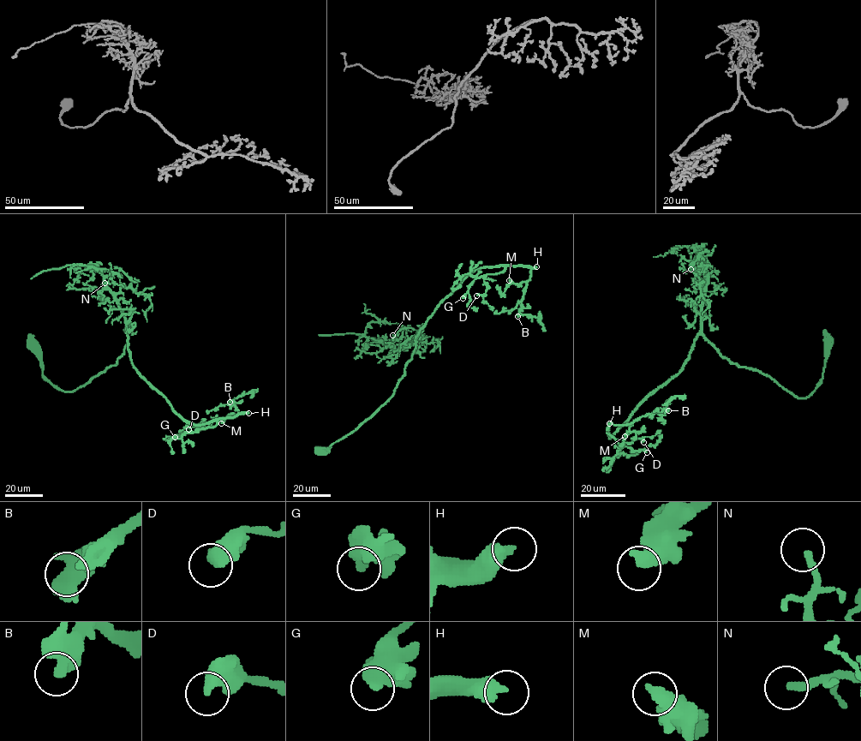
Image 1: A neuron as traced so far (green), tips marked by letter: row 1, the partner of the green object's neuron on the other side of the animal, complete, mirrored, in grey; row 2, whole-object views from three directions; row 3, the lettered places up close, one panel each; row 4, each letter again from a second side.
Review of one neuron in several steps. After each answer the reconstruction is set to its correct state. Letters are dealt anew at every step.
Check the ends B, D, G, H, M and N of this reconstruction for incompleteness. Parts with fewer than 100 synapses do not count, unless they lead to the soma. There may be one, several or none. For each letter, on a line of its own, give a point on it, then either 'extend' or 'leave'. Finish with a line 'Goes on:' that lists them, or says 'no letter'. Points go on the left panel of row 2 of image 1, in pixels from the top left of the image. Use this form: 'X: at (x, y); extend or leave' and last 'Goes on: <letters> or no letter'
B: at (230, 402); leave
D: at (188, 429); leave
G: at (175, 437); leave
H: at (248, 413); extend
M: at (221, 423); leave
N: at (104, 283); leave
Goes on: H

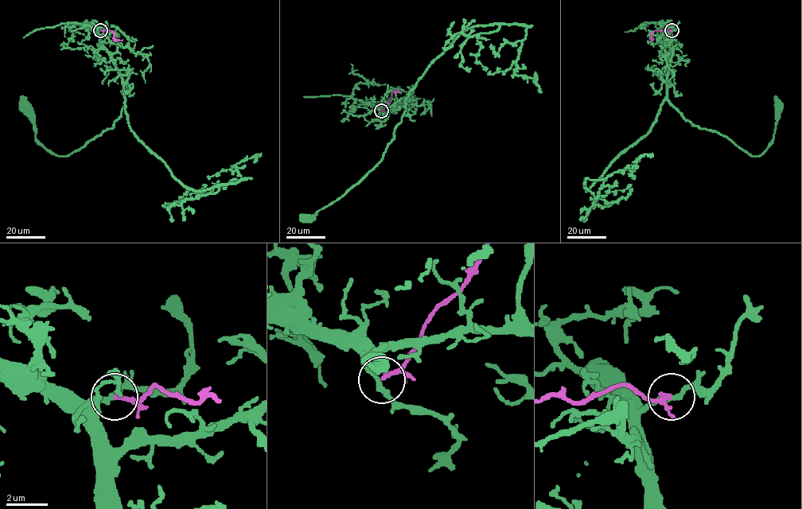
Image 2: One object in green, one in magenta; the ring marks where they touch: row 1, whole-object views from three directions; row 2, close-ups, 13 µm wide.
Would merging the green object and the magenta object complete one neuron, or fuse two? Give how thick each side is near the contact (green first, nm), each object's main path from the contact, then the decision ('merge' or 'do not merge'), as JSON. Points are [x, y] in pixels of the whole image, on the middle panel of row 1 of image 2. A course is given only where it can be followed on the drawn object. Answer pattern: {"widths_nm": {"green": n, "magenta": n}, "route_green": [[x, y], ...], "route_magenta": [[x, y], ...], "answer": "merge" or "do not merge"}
{"widths_nm": {"green": 260, "magenta": 240}, "route_green": [[381, 110], [379, 108], [389, 111], [405, 106], [383, 158], [348, 191], [314, 215], [305, 215], [305, 218]], "route_magenta": [[381, 110], [395, 91], [403, 91]], "answer": "do not merge"}

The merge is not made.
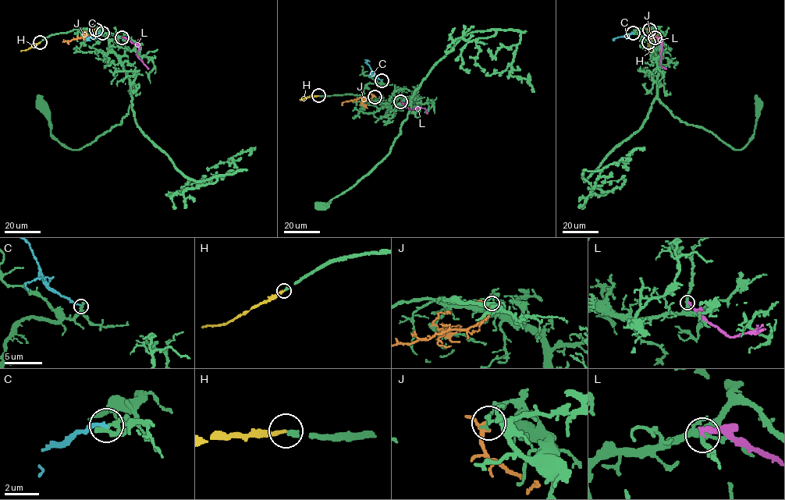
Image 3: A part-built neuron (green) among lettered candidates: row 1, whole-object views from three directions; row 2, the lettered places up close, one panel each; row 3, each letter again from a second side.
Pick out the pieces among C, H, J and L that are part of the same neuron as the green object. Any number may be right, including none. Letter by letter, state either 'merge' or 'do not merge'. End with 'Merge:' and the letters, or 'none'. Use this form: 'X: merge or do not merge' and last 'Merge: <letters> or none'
C: do not merge
H: merge
J: do not merge
L: do not merge
Merge: H

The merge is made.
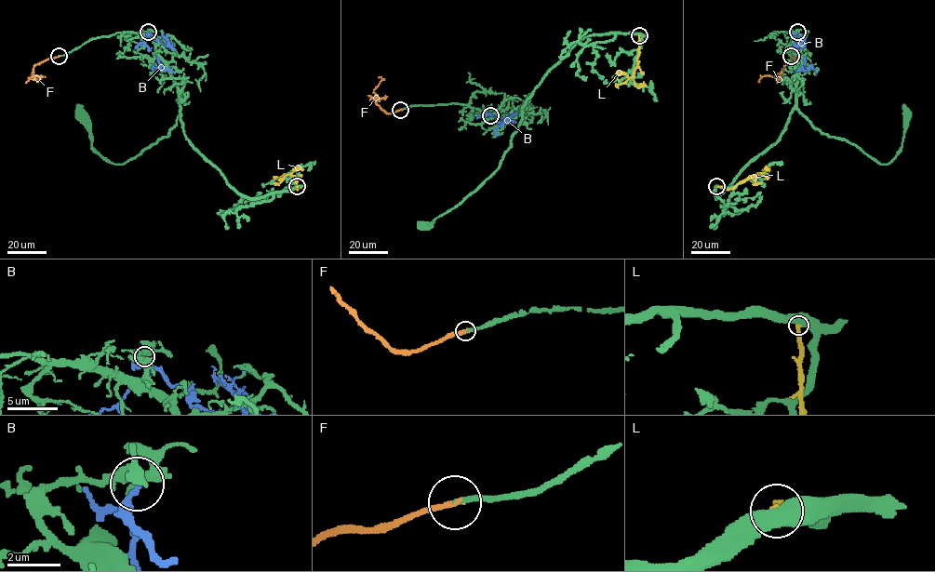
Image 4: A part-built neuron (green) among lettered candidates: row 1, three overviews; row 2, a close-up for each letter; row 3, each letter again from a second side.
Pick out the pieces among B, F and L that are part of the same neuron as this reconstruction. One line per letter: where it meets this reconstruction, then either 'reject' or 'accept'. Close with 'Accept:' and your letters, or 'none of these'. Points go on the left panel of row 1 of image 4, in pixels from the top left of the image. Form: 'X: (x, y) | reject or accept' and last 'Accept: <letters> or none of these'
B: (148, 32) | reject
F: (59, 56) | accept
L: (297, 186) | reject
Accept: F

